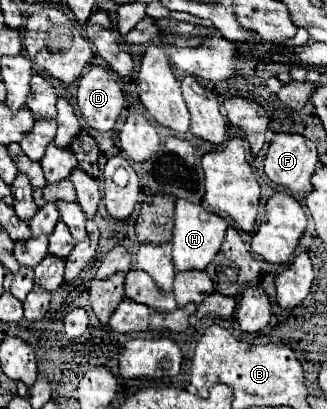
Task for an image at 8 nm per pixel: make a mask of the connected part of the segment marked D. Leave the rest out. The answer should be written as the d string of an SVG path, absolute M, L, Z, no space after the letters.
M90 67L78 79L78 111L96 131L112 131L124 107L120 81L110 69Z

